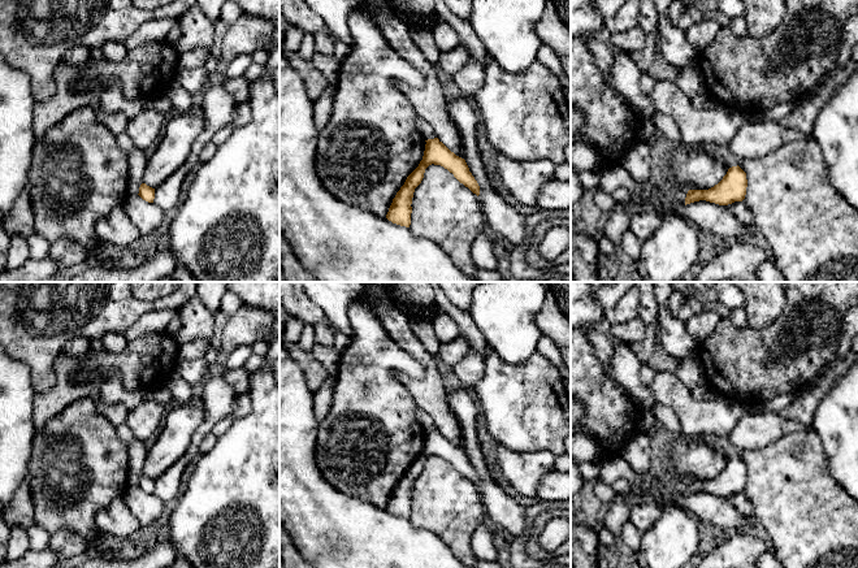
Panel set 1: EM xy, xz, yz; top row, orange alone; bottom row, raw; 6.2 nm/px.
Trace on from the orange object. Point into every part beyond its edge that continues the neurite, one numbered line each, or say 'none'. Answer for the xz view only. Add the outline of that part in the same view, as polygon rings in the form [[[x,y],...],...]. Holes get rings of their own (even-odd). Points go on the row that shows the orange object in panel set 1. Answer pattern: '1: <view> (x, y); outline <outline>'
none

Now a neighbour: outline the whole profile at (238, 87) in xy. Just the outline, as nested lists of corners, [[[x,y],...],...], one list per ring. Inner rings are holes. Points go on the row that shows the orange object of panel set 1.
[[[244,77],[228,78],[222,86],[234,97],[237,104],[248,101],[251,82]]]

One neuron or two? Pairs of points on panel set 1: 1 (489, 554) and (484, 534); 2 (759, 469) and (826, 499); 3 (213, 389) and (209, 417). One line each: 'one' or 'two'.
1: one
2: one
3: one

